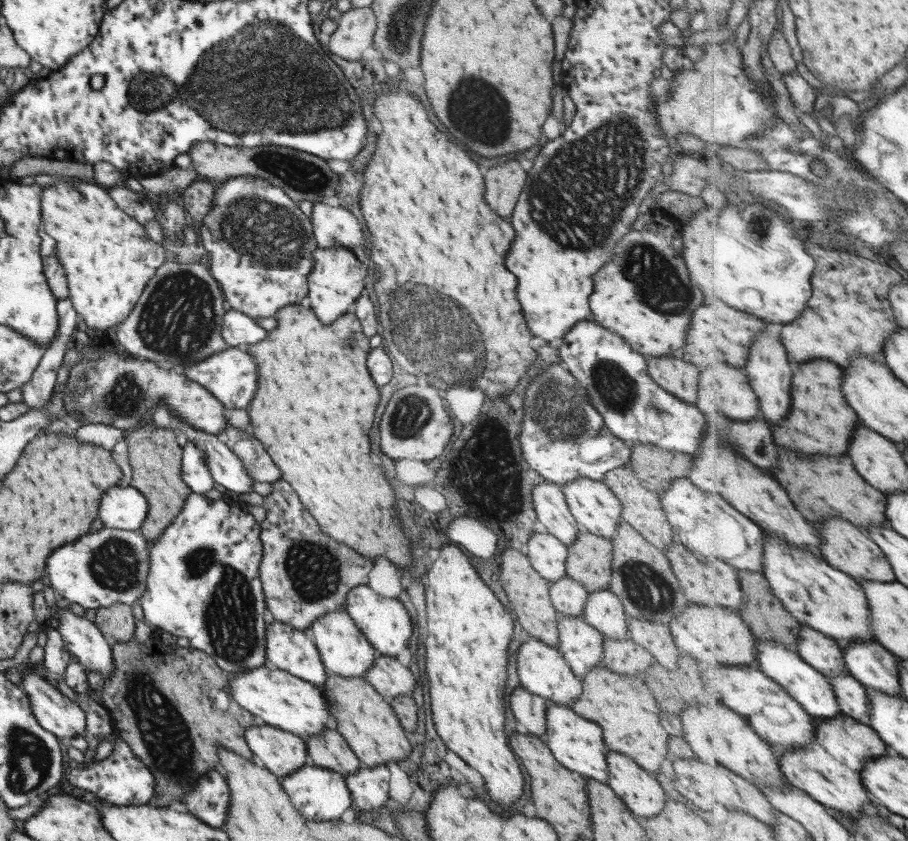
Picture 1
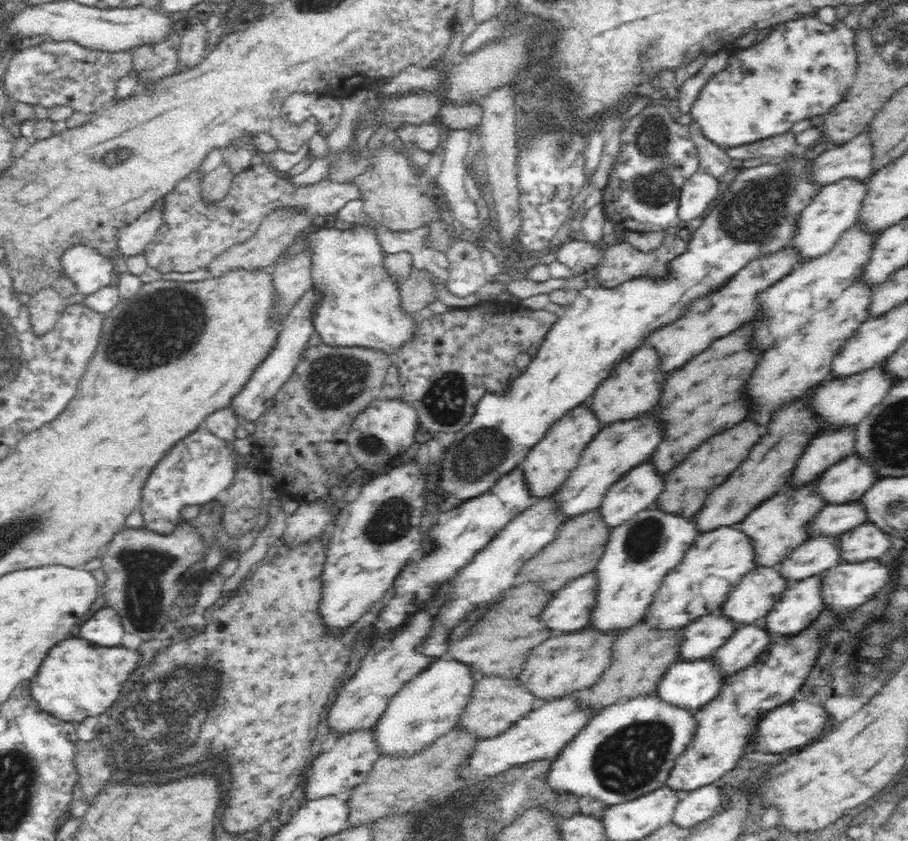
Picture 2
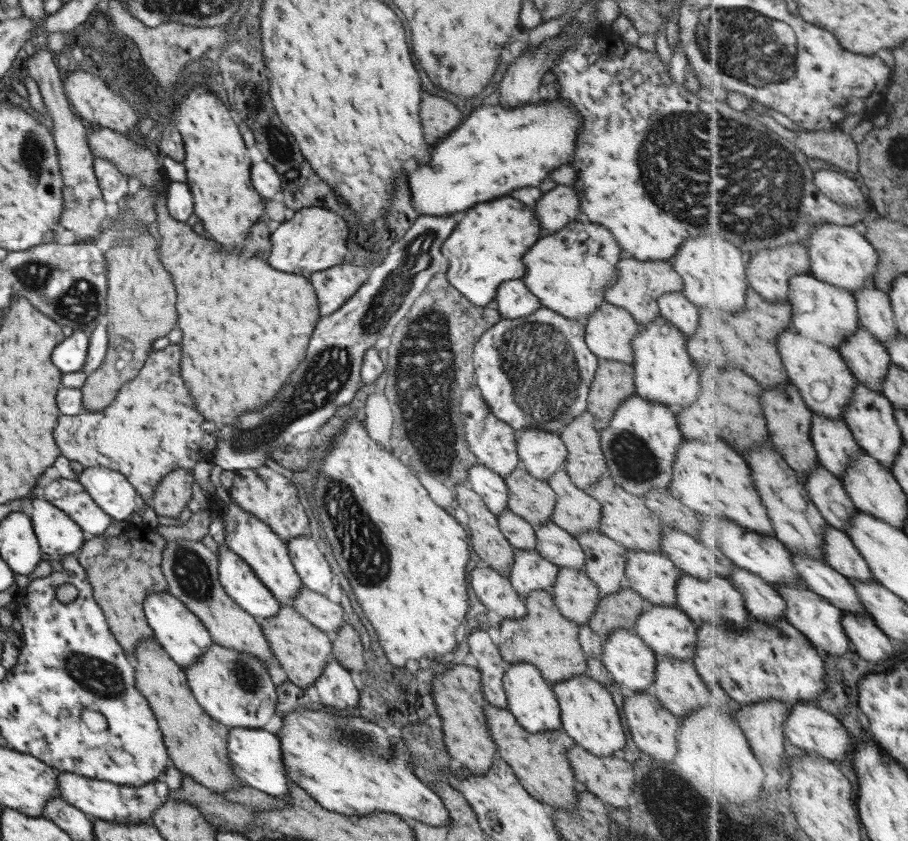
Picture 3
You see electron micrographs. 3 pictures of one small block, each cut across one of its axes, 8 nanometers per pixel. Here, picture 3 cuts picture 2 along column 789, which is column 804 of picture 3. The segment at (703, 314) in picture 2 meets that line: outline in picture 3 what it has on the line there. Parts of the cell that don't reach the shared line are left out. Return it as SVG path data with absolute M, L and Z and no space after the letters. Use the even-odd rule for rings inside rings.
M800 243L787 244L777 250L765 248L755 256L751 255L751 262L749 262L751 287L773 304L789 301L789 284L793 276L810 273L809 249Z

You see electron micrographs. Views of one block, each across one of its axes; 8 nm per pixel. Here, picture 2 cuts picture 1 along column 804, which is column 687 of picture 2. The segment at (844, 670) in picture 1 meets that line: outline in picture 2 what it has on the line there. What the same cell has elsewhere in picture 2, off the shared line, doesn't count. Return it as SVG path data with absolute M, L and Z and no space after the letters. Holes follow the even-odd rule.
M716 611L702 615L694 622L686 626L684 642L680 648L681 659L697 659L698 657L710 657L717 648L724 646L738 628L734 619L724 615L721 611Z

